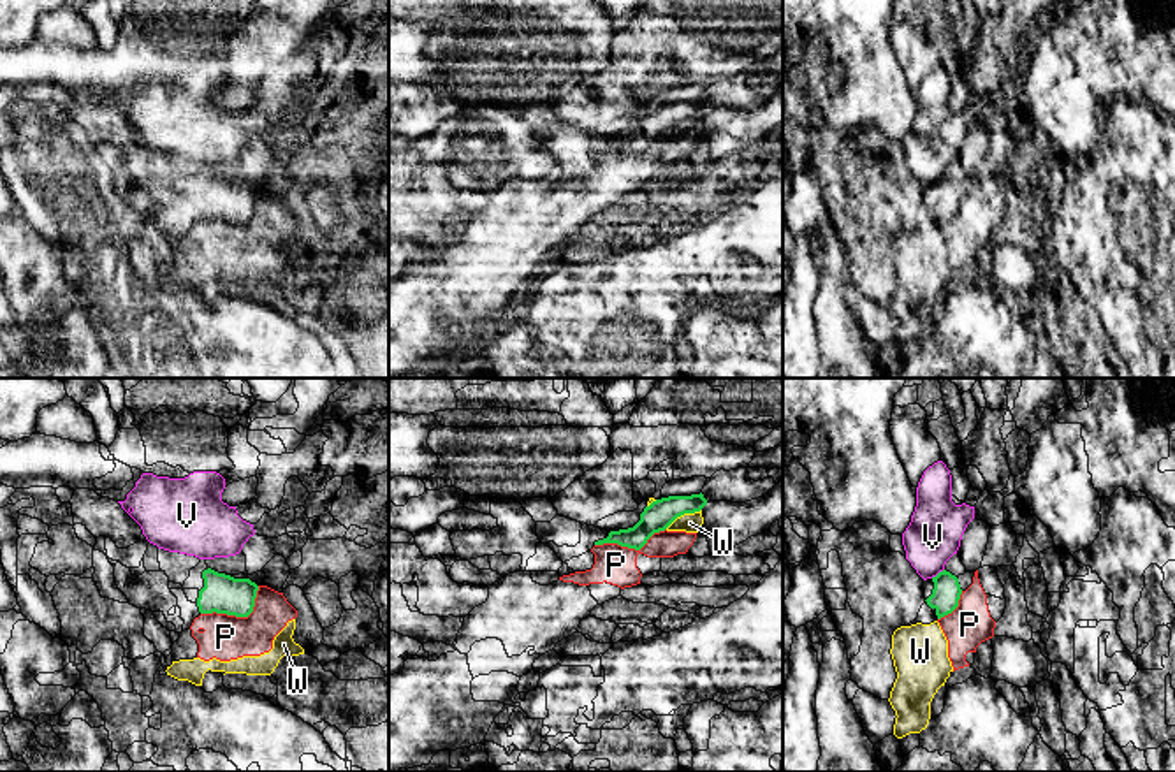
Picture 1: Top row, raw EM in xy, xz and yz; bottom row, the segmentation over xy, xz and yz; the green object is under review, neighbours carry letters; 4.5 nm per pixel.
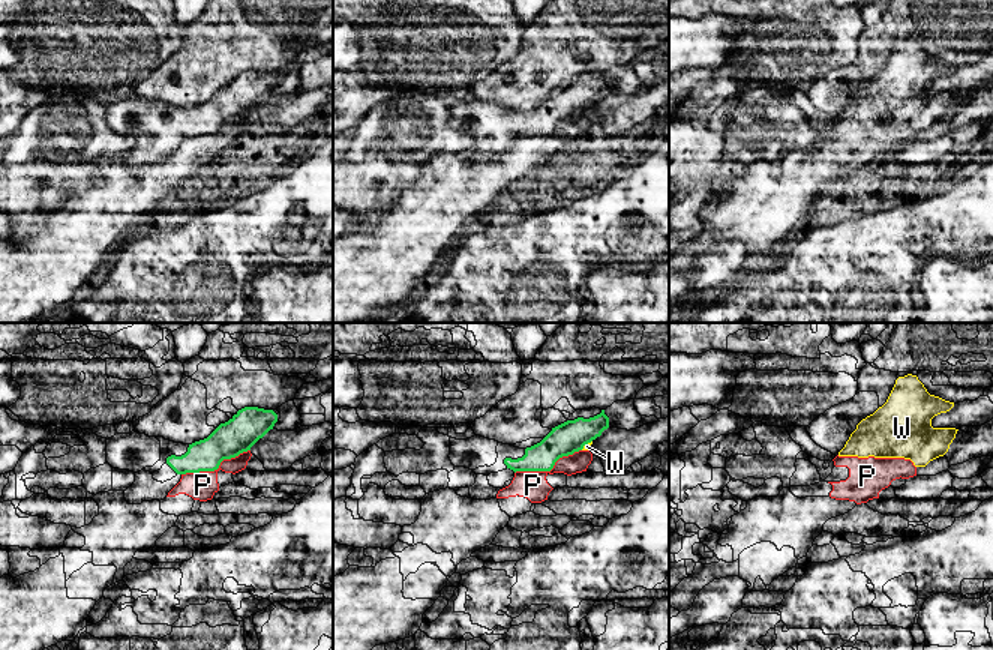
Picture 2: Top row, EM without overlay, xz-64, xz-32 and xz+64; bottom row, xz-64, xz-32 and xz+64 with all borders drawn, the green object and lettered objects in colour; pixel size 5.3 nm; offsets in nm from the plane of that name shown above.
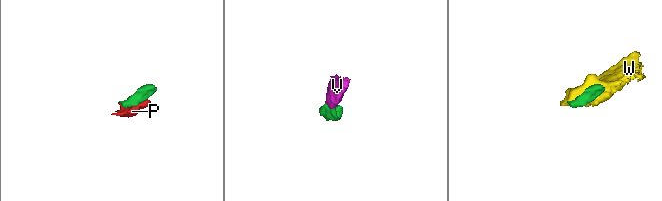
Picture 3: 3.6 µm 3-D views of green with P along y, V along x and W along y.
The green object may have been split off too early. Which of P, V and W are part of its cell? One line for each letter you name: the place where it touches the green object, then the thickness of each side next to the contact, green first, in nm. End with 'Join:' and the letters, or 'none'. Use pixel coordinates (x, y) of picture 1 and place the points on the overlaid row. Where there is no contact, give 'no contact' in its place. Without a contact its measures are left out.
Join: none

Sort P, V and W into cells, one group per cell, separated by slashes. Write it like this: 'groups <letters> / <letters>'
groups P W / V

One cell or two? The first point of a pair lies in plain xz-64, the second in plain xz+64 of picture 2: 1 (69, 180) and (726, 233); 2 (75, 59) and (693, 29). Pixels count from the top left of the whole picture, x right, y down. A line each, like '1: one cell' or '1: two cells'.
1: two cells
2: two cells

